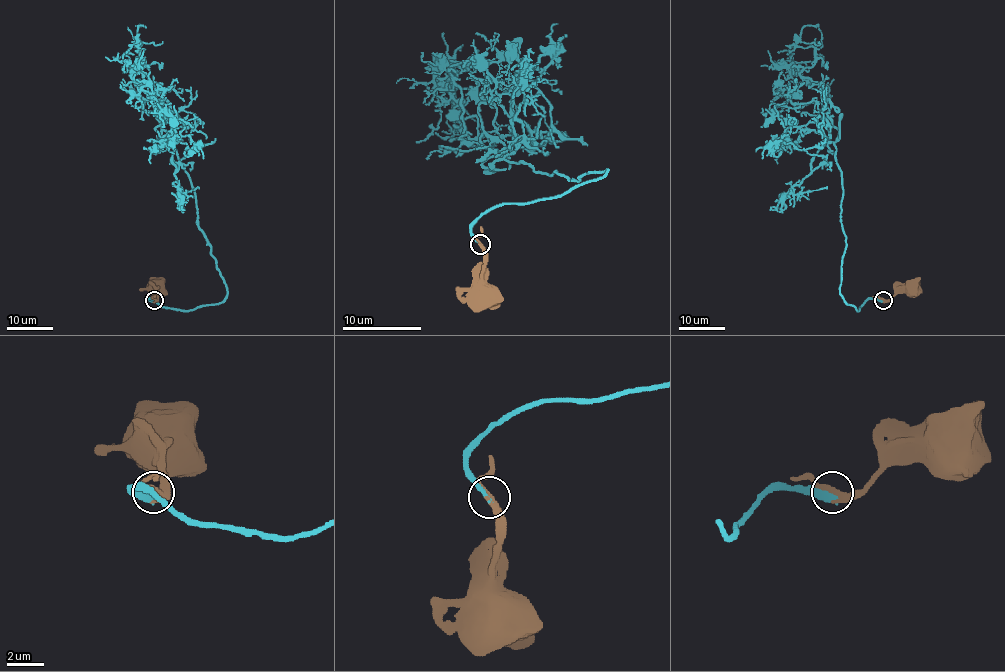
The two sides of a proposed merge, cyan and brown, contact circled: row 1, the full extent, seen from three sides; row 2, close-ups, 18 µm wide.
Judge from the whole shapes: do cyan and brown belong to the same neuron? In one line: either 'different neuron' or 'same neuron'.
same neuron

